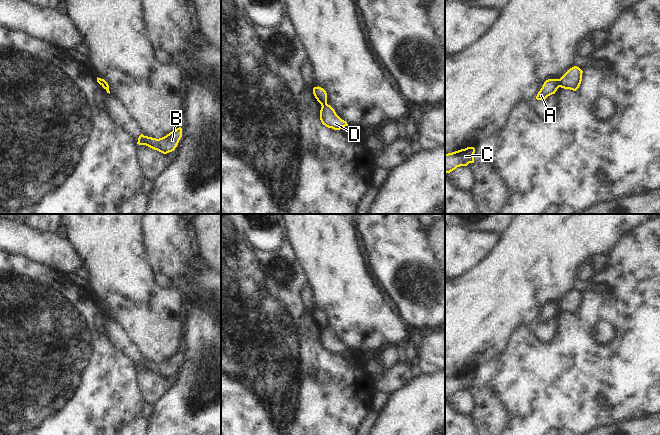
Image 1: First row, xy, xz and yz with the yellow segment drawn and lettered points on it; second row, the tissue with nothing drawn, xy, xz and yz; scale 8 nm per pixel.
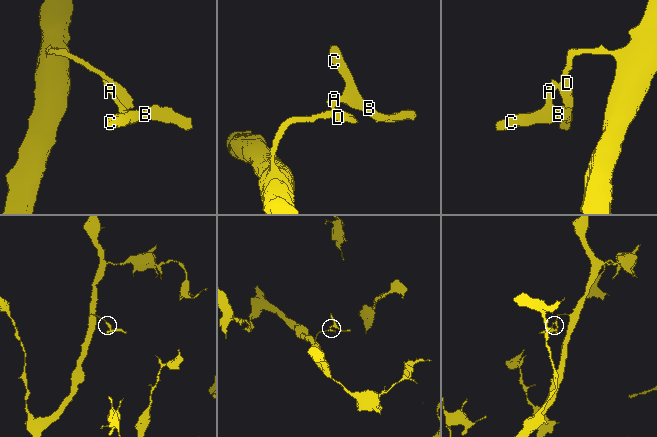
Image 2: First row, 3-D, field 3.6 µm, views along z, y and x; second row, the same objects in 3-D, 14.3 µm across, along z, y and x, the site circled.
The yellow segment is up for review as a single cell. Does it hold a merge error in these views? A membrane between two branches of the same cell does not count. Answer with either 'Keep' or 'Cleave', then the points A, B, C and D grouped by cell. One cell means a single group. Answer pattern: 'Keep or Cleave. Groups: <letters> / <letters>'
Cleave. Groups: A B C / D

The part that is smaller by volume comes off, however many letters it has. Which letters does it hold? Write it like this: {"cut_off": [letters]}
{"cut_off": ["A", "B", "C"]}

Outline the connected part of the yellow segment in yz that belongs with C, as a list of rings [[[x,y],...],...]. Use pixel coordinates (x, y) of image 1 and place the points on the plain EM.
[[[467,371],[452,377],[445,378],[445,397],[450,397],[460,390],[474,387],[474,371]]]

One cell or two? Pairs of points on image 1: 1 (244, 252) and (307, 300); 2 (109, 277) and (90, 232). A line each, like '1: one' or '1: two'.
1: two
2: one

